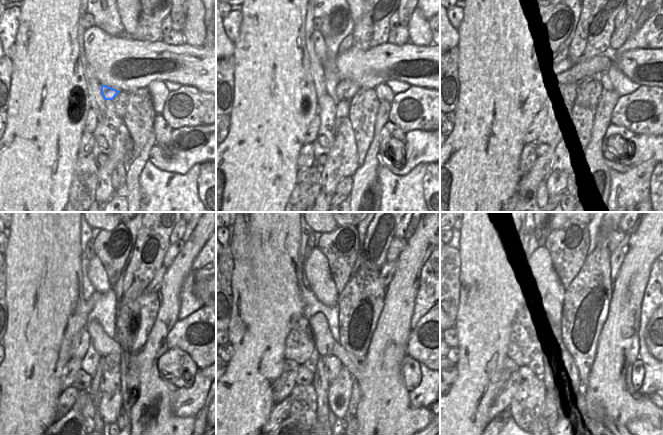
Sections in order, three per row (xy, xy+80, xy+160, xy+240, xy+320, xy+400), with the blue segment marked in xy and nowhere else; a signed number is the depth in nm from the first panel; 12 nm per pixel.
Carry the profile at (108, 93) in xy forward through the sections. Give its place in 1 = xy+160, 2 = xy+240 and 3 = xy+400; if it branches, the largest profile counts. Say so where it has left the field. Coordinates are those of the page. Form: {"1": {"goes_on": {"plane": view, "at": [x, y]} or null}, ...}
{"1": {"goes_on": {"plane": "xy+160", "at": [584, 72]}}, "2": {"goes_on": {"plane": "xy+240", "at": [155, 286]}}, "3": {"goes_on": {"plane": "xy+400", "at": [617, 256]}}}

